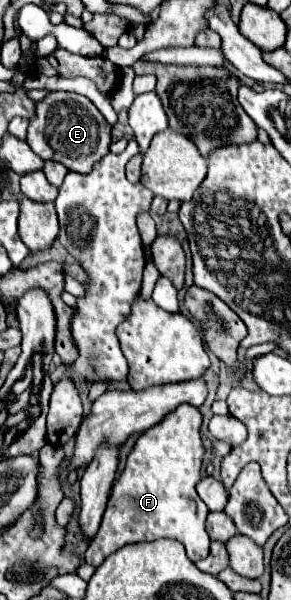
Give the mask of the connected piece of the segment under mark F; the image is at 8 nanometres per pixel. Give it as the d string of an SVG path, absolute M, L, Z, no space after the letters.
M182 403L156 423L156 427L150 427L138 437L122 475L112 485L102 527L86 549L84 559L88 565L98 567L110 553L128 543L156 541L162 537L180 541L186 547L190 561L200 561L208 555L210 537L204 529L208 507L196 493L206 453L200 439L200 427L200 409Z

